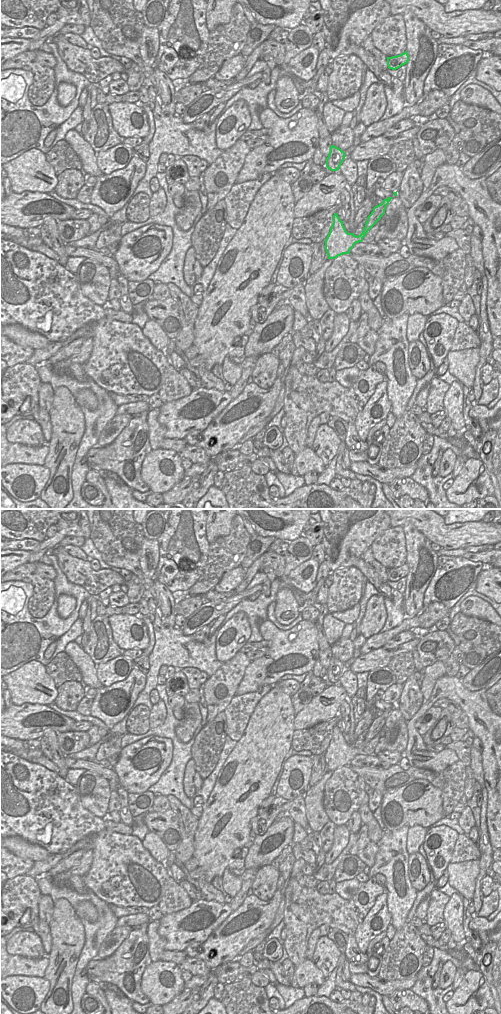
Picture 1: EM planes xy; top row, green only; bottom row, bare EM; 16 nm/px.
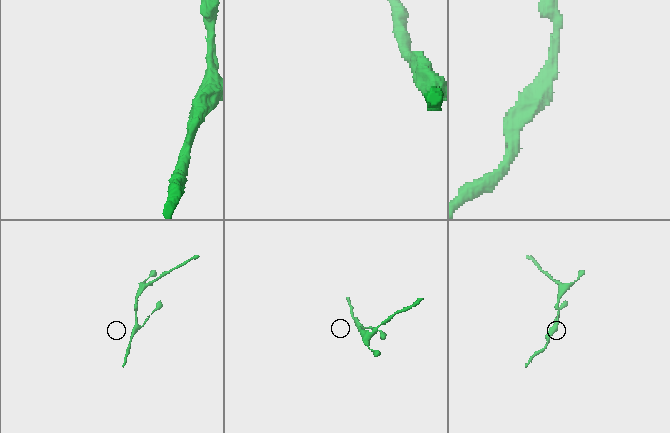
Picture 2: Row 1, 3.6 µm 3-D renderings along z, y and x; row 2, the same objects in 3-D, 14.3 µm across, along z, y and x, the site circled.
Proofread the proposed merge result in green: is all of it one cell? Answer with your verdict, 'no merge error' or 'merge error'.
no merge error

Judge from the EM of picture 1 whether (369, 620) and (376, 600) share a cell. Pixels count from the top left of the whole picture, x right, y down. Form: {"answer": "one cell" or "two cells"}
{"answer": "one cell"}

